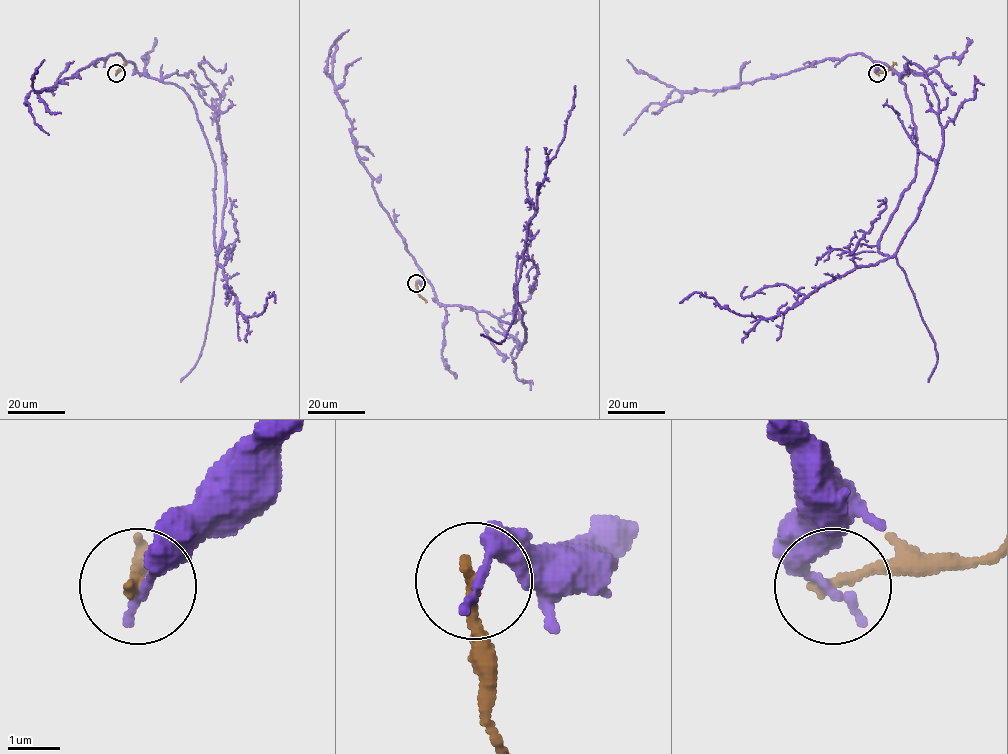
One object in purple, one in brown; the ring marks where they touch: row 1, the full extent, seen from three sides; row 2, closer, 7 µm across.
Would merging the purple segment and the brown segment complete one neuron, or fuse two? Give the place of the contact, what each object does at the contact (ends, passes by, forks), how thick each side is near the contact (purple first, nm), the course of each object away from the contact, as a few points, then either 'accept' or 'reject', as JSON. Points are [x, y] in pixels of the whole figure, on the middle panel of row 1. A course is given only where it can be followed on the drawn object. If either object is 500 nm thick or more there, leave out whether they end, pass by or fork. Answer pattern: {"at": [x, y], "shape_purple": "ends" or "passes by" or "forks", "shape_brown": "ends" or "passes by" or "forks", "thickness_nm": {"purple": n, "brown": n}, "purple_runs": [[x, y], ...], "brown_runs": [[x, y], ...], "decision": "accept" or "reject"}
{"at": [416, 283], "shape_purple": "ends", "shape_brown": "ends", "thickness_nm": {"purple": 240, "brown": 200}, "purple_runs": [[417, 283], [426, 280], [438, 302], [514, 323], [515, 284], [525, 326], [519, 349], [498, 322], [526, 312]], "brown_runs": [[416, 283], [417, 293], [426, 302]], "decision": "reject"}

